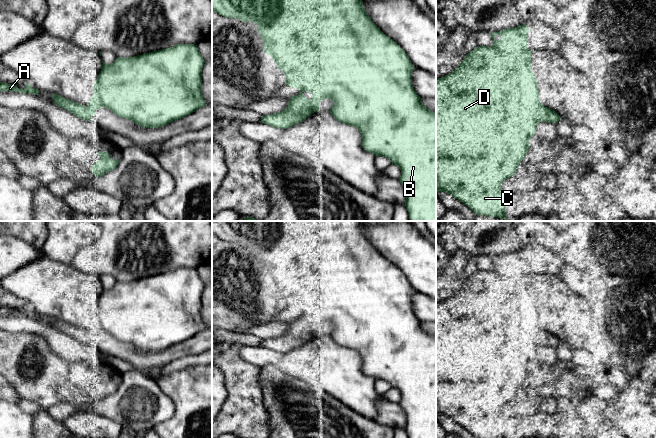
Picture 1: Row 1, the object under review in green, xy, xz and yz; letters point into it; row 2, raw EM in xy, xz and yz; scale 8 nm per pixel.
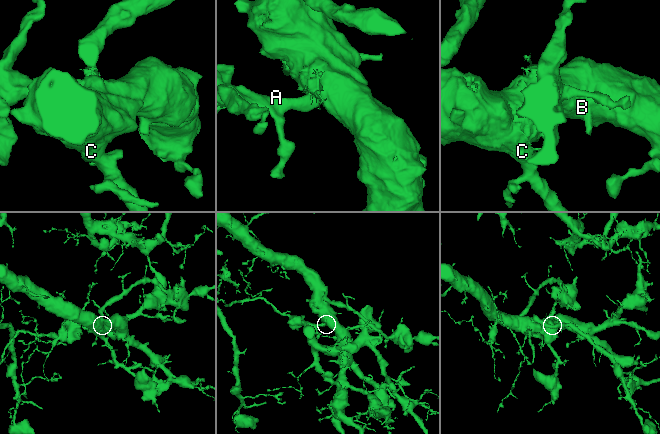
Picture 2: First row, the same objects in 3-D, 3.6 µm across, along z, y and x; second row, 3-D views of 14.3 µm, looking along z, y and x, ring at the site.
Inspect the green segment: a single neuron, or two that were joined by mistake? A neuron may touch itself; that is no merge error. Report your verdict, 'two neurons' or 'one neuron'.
two neurons

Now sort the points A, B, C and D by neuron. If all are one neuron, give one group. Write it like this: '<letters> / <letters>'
A / B C D

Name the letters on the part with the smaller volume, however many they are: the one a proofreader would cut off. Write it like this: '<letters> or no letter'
A

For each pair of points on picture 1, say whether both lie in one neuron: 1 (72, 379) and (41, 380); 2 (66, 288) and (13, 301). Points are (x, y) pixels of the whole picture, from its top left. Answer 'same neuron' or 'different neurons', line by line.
1: same neuron
2: different neurons

